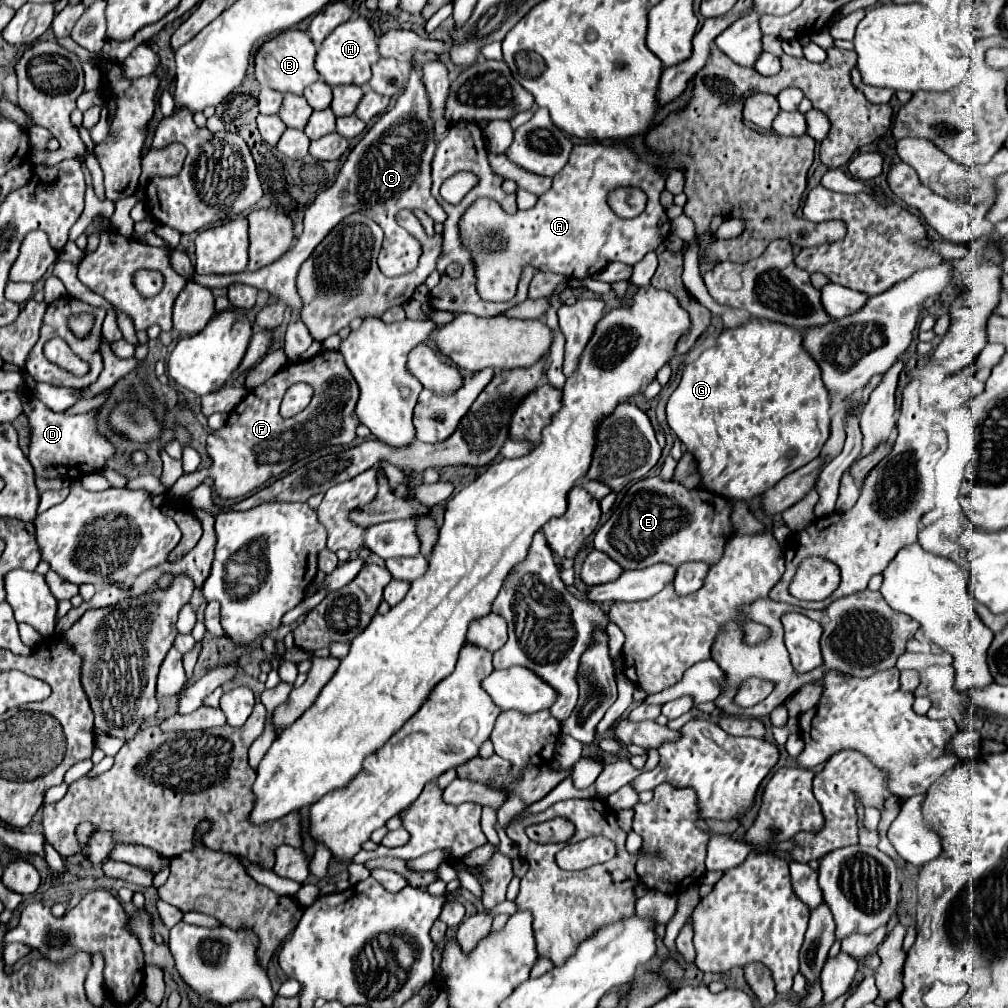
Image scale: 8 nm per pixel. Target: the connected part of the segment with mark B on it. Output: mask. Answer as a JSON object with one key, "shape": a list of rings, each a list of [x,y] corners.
{"shape":[[[285,29],[285,33],[265,41],[255,53],[255,79],[261,85],[267,85],[279,93],[301,95],[307,85],[319,79],[319,73],[315,71],[313,61],[315,61],[315,45],[311,37],[299,29]]]}

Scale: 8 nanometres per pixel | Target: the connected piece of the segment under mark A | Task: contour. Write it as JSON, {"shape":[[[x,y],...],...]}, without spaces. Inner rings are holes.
{"shape":[[[620,141],[613,145],[589,142],[573,147],[569,163],[553,177],[551,189],[539,197],[533,209],[517,211],[515,215],[509,215],[495,201],[477,199],[461,219],[461,239],[463,239],[463,245],[473,253],[477,261],[479,295],[487,301],[511,301],[513,293],[517,291],[521,269],[525,265],[533,265],[537,271],[551,271],[551,273],[561,273],[567,277],[585,279],[585,277],[593,277],[607,263],[613,263],[613,261],[619,261],[625,265],[639,263],[649,251],[655,251],[671,233],[671,221],[663,205],[659,203],[659,195],[663,189],[665,189],[665,175],[653,165],[641,163],[633,147],[627,142]],[[623,185],[635,185],[647,193],[645,211],[633,219],[619,219],[605,201],[611,189],[623,187]],[[491,233],[495,233],[497,237],[501,235],[507,247],[503,251],[495,251],[487,255],[485,237],[489,237]]]}

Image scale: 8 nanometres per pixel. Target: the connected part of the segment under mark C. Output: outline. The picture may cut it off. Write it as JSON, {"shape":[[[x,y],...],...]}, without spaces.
{"shape":[[[417,69],[411,71],[407,87],[403,95],[395,101],[395,105],[365,133],[365,137],[353,147],[347,161],[343,163],[337,181],[323,193],[319,193],[313,205],[305,211],[303,219],[303,233],[291,245],[291,249],[275,263],[259,269],[259,271],[243,271],[235,275],[197,275],[197,283],[203,287],[229,287],[232,283],[253,285],[259,291],[267,291],[275,299],[283,301],[291,311],[291,323],[285,333],[285,353],[291,363],[299,361],[301,355],[311,347],[313,337],[309,335],[307,327],[299,319],[303,301],[297,293],[295,279],[299,267],[307,257],[315,251],[315,247],[327,237],[327,233],[347,215],[359,211],[369,215],[383,227],[384,239],[379,253],[379,268],[387,277],[399,277],[417,267],[421,257],[419,243],[405,231],[397,229],[395,213],[399,209],[423,209],[433,221],[445,221],[447,213],[431,195],[431,161],[435,153],[435,139],[433,139],[433,119],[429,117],[429,103],[427,91],[421,81],[421,73]]]}

